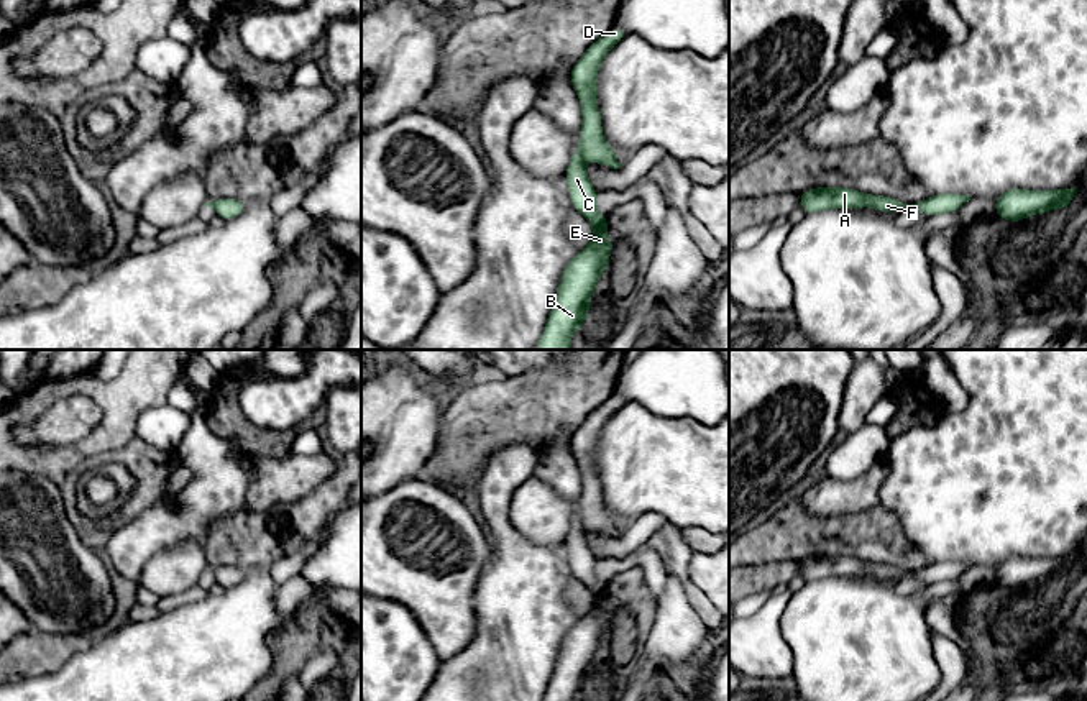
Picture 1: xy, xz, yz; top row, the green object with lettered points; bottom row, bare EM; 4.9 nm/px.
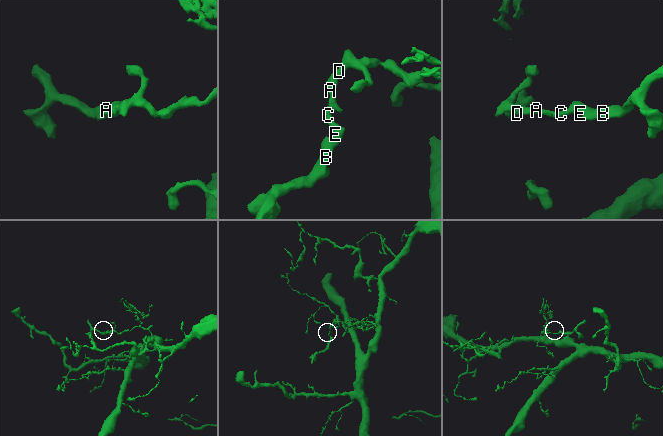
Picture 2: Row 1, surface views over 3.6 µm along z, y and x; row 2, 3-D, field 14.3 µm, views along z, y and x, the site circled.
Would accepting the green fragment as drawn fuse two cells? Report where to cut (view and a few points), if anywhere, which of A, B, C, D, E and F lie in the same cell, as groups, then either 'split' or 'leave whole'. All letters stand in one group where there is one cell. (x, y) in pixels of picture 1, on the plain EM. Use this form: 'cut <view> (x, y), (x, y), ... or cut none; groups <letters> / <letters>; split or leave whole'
cut xz (580, 516), (580, 522), (585, 527); groups A D F / B C E; split

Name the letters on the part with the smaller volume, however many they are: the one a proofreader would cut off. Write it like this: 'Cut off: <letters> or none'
Cut off: B, C, E

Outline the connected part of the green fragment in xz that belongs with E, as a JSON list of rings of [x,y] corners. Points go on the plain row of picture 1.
[[[575,517],[565,540],[570,568],[593,594],[593,609],[565,634],[544,701],[573,701],[588,688],[591,662],[609,634],[614,607],[606,604],[608,584],[596,580],[598,560],[588,547],[581,517]]]

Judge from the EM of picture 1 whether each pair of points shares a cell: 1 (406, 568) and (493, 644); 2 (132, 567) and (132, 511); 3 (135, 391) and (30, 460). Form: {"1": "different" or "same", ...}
{"1": "different", "2": "different", "3": "same"}

